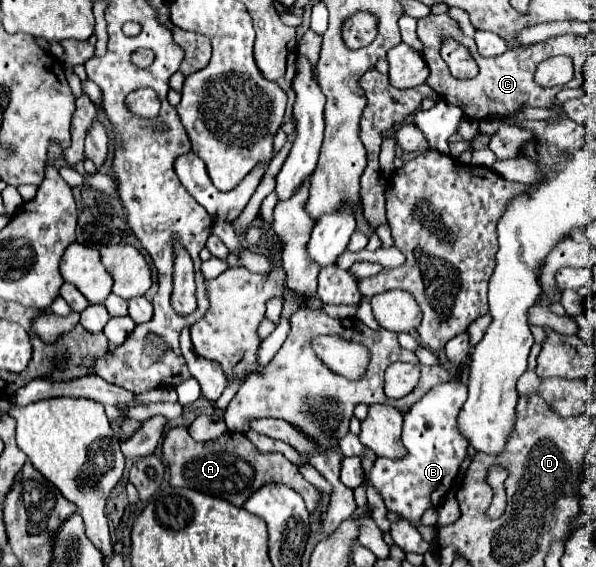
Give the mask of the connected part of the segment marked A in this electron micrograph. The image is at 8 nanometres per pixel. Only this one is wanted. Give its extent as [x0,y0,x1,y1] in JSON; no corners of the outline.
[162,426,320,512]

